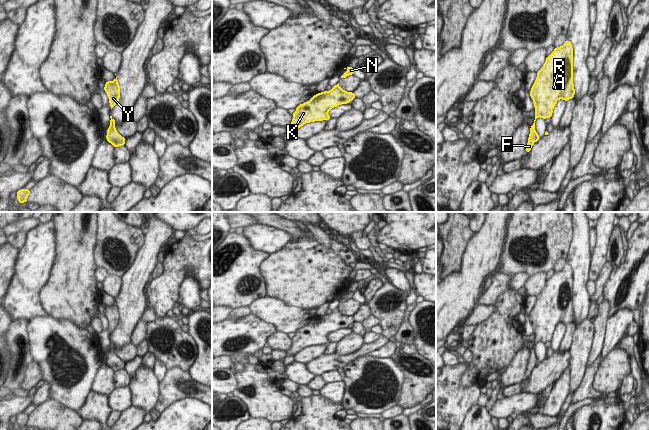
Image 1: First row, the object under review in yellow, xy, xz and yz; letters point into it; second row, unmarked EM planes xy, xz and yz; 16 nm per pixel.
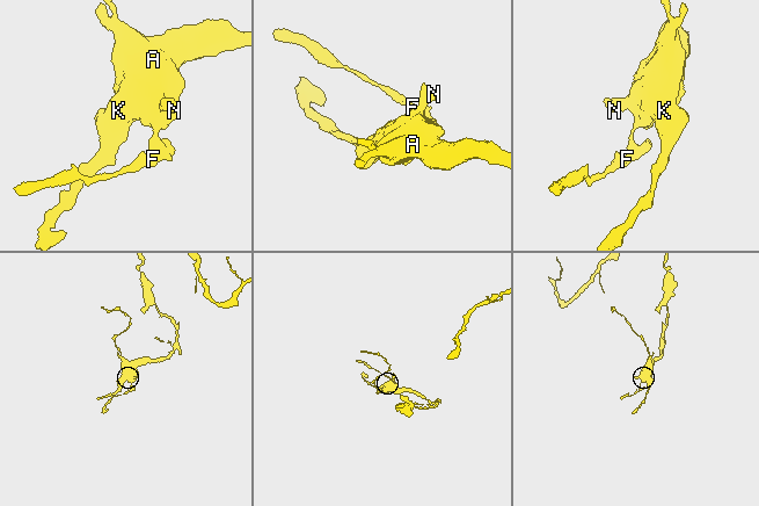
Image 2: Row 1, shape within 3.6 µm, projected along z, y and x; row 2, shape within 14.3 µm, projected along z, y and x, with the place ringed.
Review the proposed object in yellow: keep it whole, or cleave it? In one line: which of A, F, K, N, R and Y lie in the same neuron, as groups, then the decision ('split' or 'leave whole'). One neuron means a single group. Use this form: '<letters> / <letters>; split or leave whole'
A F K N R Y; leave whole

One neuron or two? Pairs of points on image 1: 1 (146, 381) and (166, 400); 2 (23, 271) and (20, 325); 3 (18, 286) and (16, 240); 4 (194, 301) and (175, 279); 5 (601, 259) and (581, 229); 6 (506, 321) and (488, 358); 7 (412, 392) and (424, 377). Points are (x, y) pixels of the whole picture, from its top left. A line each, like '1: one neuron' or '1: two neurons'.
1: two neurons
2: two neurons
3: two neurons
4: two neurons
5: two neurons
6: one neuron
7: one neuron

